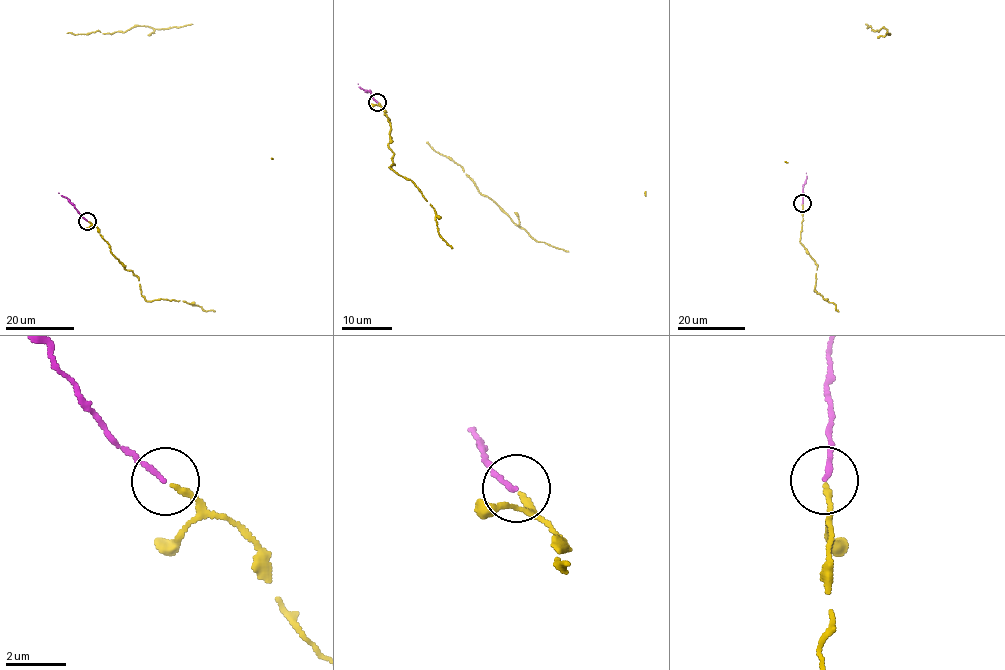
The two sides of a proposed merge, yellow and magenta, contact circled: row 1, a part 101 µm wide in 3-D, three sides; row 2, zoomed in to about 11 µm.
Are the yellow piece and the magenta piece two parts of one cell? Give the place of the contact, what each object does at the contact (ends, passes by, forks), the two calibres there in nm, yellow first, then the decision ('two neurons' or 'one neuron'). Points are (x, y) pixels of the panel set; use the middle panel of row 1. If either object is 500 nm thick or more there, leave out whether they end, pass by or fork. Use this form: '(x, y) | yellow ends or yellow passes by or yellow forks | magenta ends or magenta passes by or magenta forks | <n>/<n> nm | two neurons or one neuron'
(377, 102) | yellow ends | magenta ends | 170/160 nm | one neuron

